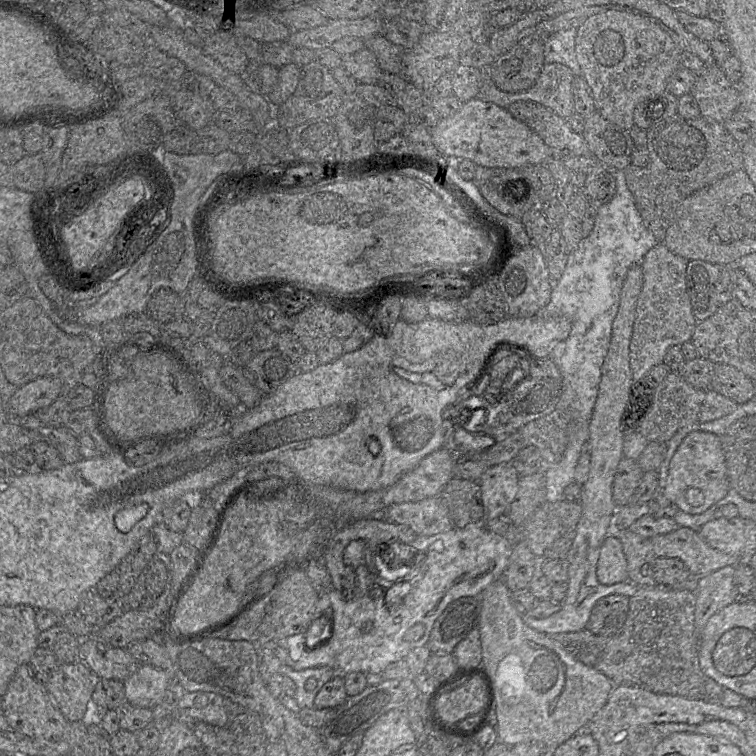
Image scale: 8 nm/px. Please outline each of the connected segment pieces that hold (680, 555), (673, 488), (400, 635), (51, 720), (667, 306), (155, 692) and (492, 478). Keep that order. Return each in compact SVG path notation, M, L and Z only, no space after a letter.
M678 527L670 533L654 536L651 541L658 558L680 559L693 577L702 577L744 561L711 547L697 531L687 527Z
M703 431L688 434L675 451L662 491L688 514L701 514L724 498L730 489L726 459L719 436Z
M483 523L454 527L432 536L418 535L413 542L404 544L419 552L405 563L413 571L409 581L411 590L397 610L386 607L384 596L387 590L376 584L376 579L382 577L370 564L372 551L364 540L353 540L344 551L344 562L356 573L355 596L344 599L334 587L319 595L312 626L322 623L319 630L314 628L315 635L310 634L312 641L321 640L318 647L310 649L306 646L308 632L280 641L263 640L255 644L271 649L282 664L294 670L330 666L336 674L343 675L350 672L383 673L390 663L404 659L417 647L427 645L435 621L452 601L463 596L479 596L488 585L501 579L512 550L507 539L490 531Z
M30 664L18 667L2 700L3 715L10 729L27 737L58 741L64 736L70 724L53 702L46 686L34 678Z
M664 243L652 247L641 261L643 286L636 306L636 319L630 343L630 367L633 383L651 368L663 363L667 350L691 341L697 325L686 286L689 260L671 252Z
M149 664L139 668L123 681L125 702L142 708L155 707L171 685L171 675Z
M501 463L487 469L479 479L485 520L508 510L519 489L520 476L512 463Z

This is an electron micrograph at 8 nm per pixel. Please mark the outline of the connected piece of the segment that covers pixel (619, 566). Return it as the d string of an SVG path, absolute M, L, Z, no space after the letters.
M613 532L603 541L596 574L599 582L604 585L628 581L627 560L622 543Z

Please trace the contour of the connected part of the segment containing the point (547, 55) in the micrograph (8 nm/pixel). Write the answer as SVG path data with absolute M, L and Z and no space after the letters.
M573 27L552 34L545 43L544 62L564 64L572 70L574 76L583 76L575 50L577 30Z

